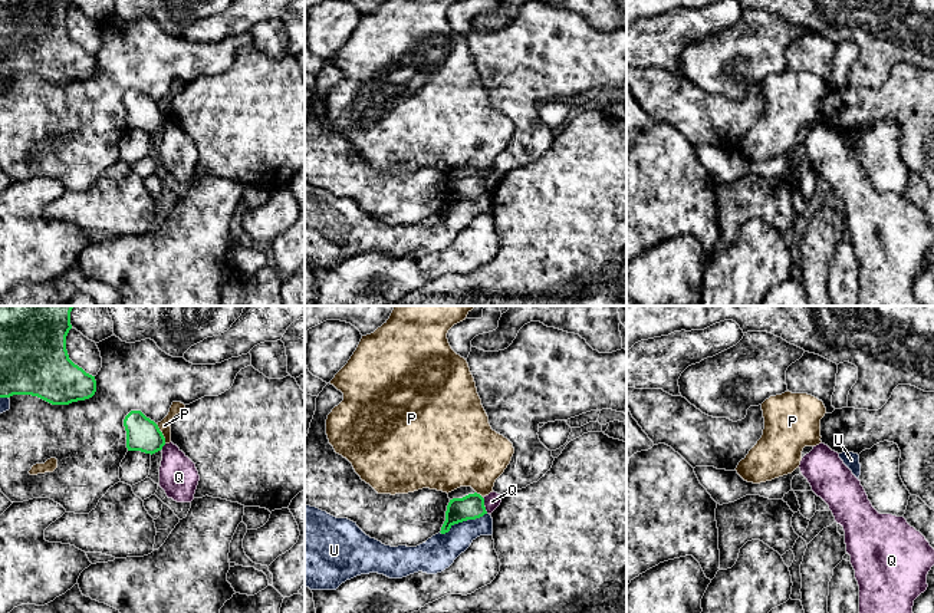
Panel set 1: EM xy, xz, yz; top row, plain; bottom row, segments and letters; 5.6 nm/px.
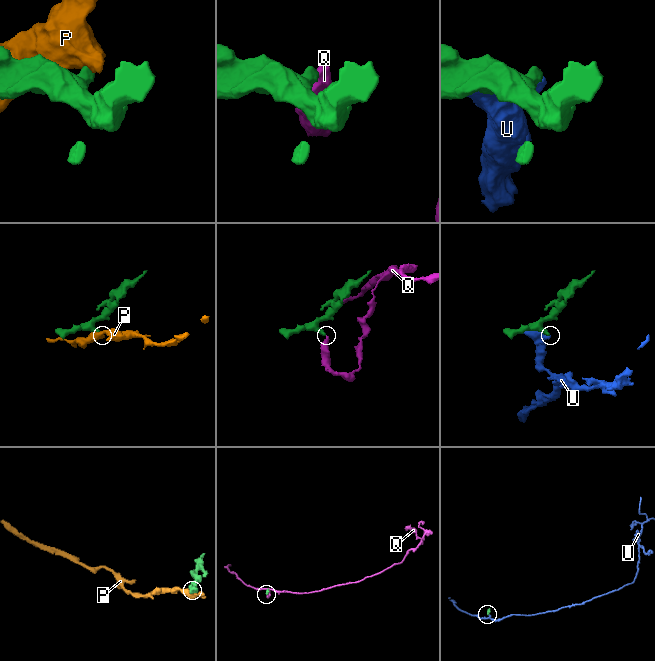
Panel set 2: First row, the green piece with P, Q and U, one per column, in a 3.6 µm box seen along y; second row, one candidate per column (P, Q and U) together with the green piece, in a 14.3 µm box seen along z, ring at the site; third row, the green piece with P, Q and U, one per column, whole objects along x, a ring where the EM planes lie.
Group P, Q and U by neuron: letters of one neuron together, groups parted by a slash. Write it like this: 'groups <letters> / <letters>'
groups P / Q / U

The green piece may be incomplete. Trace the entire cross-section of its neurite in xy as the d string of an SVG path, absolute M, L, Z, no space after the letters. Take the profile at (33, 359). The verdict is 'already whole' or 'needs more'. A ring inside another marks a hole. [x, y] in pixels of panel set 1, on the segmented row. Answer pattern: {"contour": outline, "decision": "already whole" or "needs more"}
{"contour": "M0 306L0 398L37 396L69 405L95 395L95 376L75 365L66 350L73 306Z", "decision": "already whole"}

